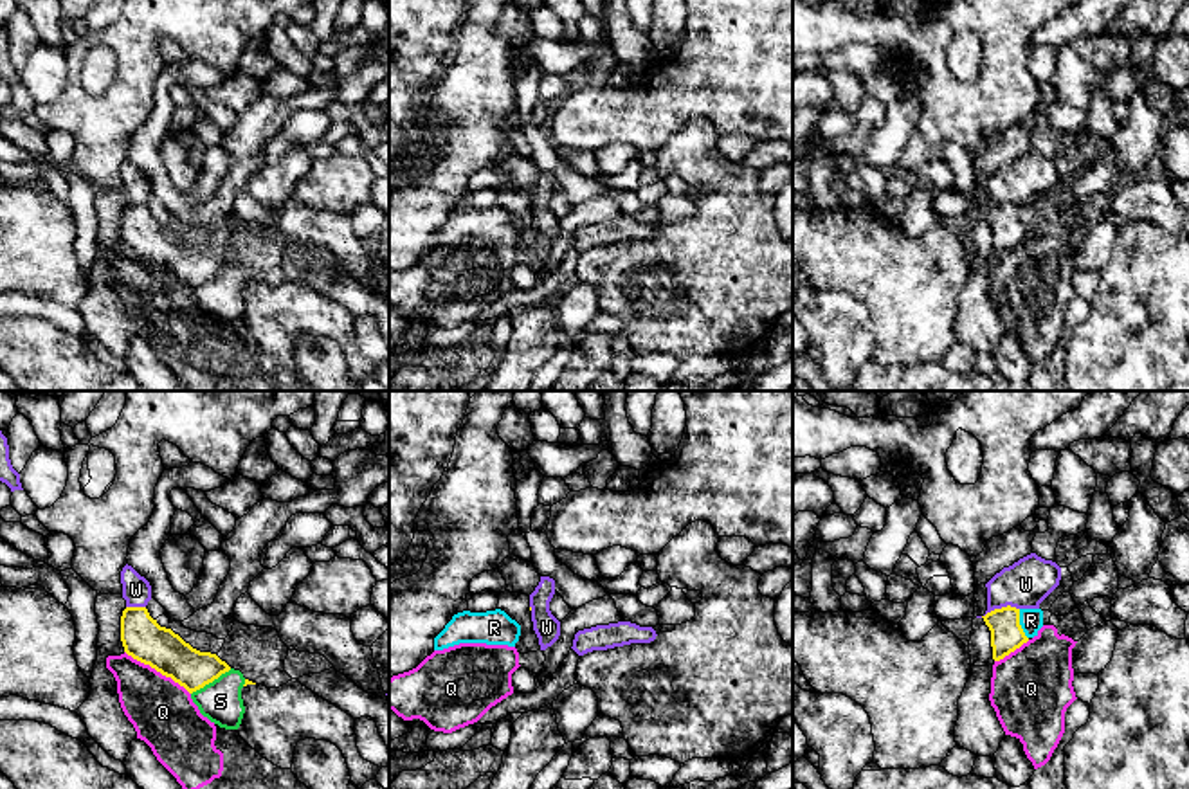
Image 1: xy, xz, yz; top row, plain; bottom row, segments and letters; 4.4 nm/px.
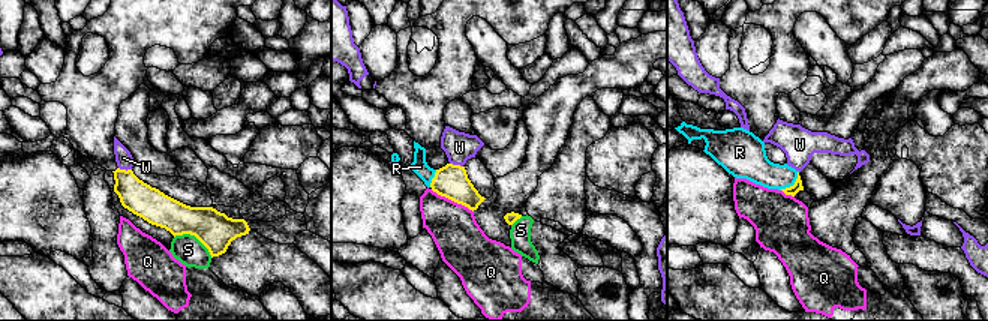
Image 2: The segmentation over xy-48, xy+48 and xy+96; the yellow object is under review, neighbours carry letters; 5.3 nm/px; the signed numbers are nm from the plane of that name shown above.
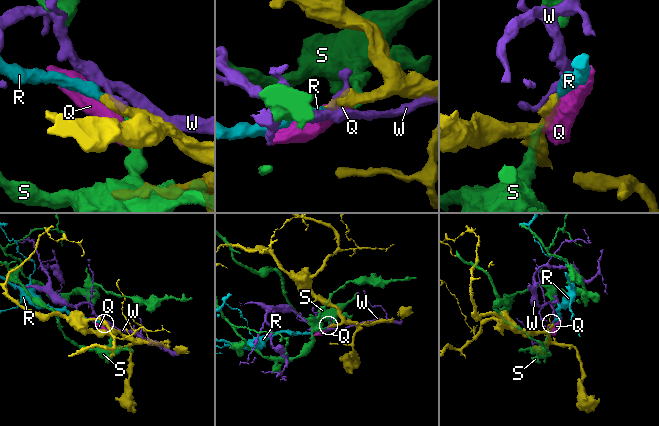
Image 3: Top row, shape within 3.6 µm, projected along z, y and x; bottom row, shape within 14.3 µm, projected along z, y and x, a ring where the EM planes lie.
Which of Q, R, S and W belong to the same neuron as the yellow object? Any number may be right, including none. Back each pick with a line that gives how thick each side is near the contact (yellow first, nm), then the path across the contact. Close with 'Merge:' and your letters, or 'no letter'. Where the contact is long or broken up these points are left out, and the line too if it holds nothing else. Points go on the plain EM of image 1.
R: calibres 140 and 110 nm; way yz (1006, 229), (1018, 220), (1031, 217)
Merge: R

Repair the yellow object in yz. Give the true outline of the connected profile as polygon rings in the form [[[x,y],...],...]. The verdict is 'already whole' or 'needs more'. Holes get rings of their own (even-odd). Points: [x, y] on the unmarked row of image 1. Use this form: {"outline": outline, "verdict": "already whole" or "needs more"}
{"outline": [[[1002,204],[982,213],[991,227],[993,256],[1000,258],[1030,234],[1038,232],[1043,223],[1041,205]]], "verdict": "needs more"}

